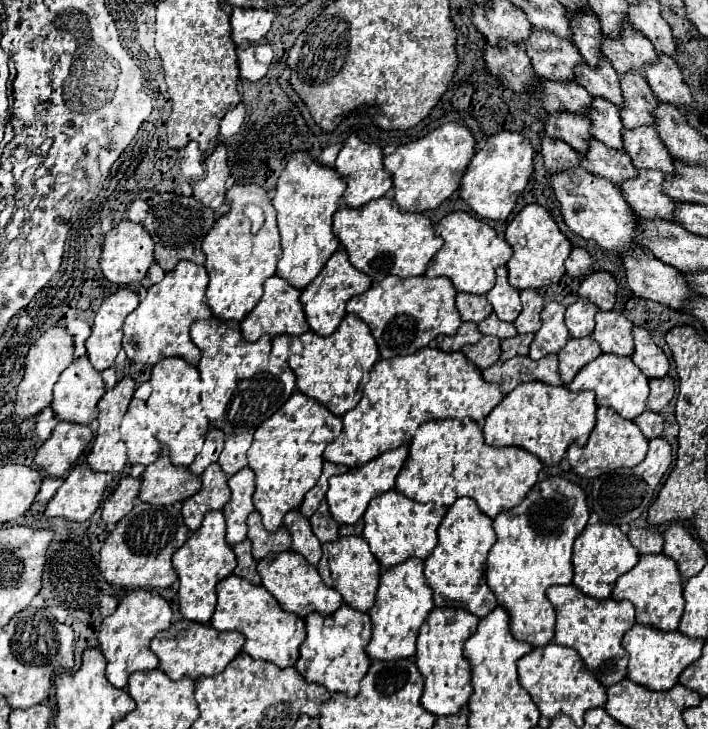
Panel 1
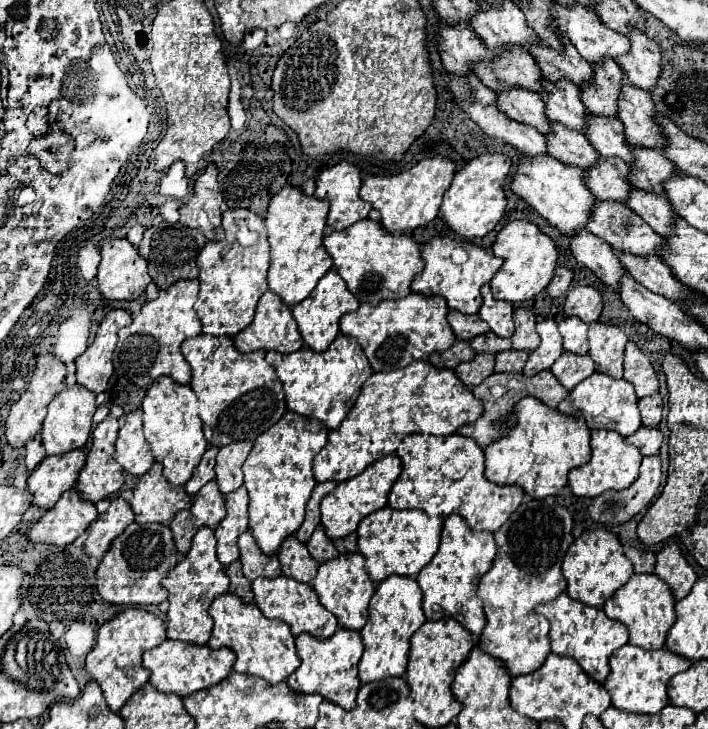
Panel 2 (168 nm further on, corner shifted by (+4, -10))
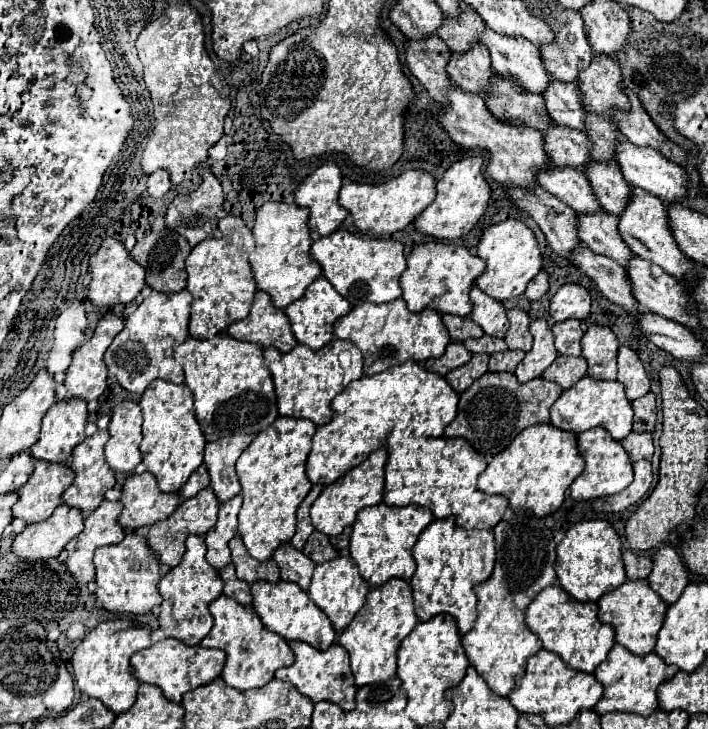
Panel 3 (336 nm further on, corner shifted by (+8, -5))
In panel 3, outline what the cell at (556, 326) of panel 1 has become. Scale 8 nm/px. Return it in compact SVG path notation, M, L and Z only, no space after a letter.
M536 319L530 323L530 333L534 337L532 349L526 353L522 363L516 367L516 377L520 383L526 383L534 377L540 377L548 365L558 357L558 351L554 347L554 335L550 331L550 325L546 319Z

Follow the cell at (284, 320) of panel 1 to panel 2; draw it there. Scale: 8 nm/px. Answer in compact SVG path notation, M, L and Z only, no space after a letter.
M266 292L258 300L252 324L234 336L234 344L240 352L276 350L282 354L296 352L304 346L290 308L274 292Z

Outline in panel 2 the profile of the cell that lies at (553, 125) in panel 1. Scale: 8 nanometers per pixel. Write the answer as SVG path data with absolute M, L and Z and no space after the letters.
M526 88L502 90L496 94L496 106L500 112L504 112L508 118L516 122L534 126L542 134L550 132L550 122L544 114L544 102L532 90Z

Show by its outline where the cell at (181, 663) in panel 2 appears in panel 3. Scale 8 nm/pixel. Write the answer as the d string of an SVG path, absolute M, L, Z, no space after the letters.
M162 639L156 641L152 647L134 653L130 665L134 665L134 675L138 681L158 685L170 701L180 703L186 691L192 691L220 677L224 661L226 661L226 653L222 649L204 649L200 645L188 647L184 643L178 643L178 639Z

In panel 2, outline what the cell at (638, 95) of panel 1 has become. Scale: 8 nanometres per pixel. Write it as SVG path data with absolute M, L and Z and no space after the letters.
M612 58L592 64L594 76L590 82L580 84L580 98L588 112L596 116L616 116L616 100L624 74Z

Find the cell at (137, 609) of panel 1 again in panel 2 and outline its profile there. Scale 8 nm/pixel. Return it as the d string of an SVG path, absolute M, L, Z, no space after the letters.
M126 608L100 628L96 646L86 656L86 670L90 678L102 688L106 704L112 712L118 712L128 702L128 698L148 682L150 672L142 666L142 654L164 640L164 622L142 608Z

